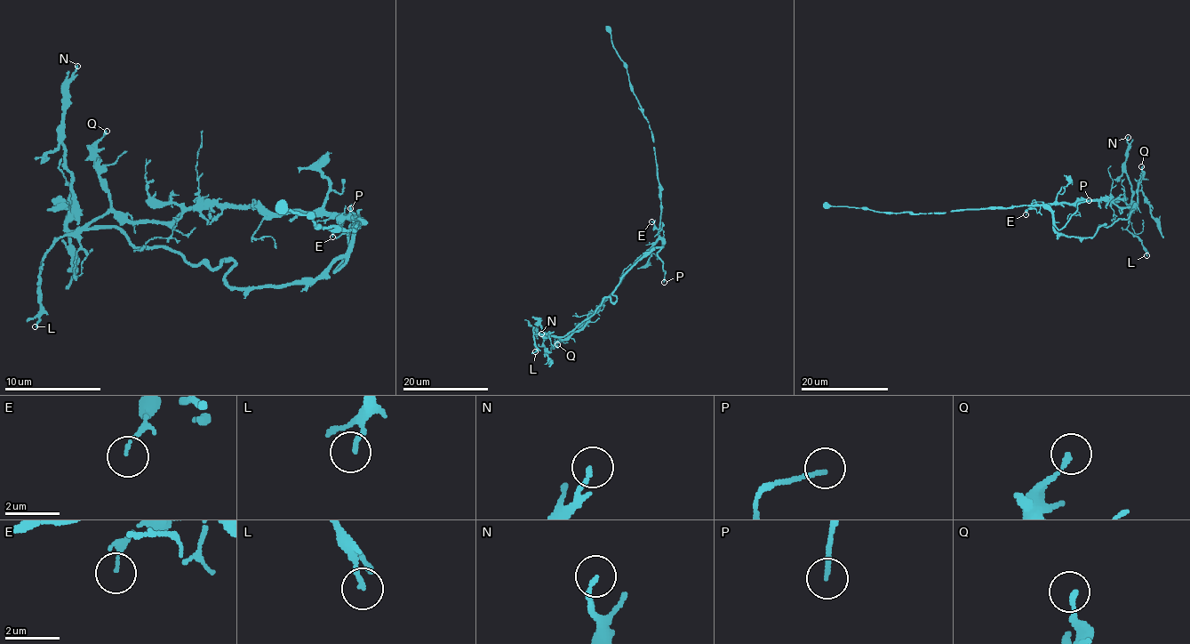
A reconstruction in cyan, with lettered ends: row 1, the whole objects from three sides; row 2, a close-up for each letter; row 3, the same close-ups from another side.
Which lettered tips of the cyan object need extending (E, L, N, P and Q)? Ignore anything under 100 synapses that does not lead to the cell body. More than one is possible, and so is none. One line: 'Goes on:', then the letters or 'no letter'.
Goes on: P

